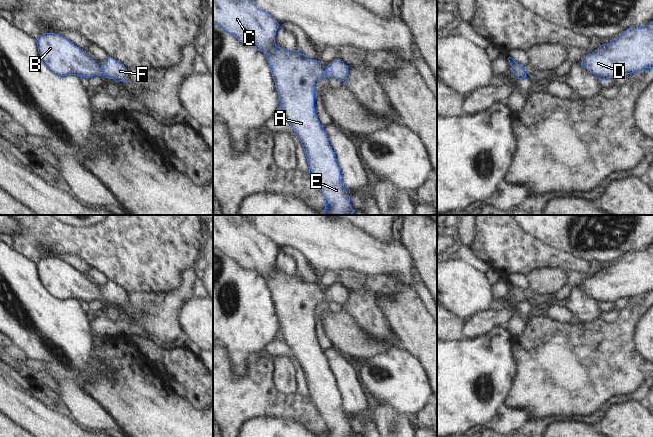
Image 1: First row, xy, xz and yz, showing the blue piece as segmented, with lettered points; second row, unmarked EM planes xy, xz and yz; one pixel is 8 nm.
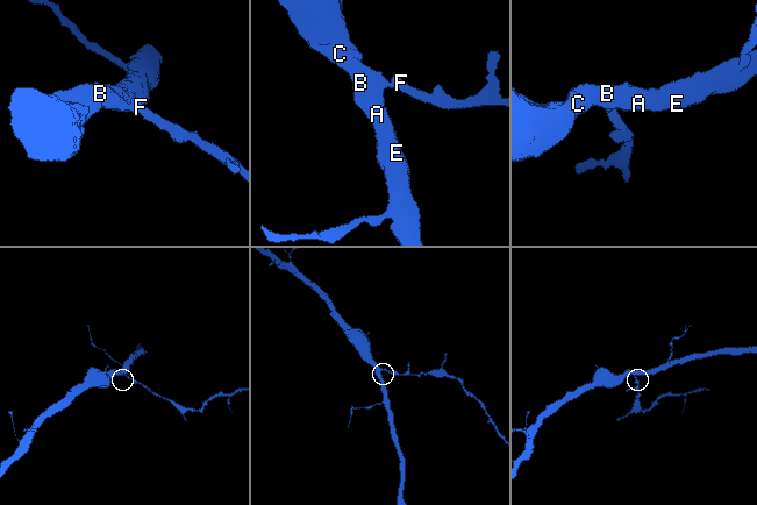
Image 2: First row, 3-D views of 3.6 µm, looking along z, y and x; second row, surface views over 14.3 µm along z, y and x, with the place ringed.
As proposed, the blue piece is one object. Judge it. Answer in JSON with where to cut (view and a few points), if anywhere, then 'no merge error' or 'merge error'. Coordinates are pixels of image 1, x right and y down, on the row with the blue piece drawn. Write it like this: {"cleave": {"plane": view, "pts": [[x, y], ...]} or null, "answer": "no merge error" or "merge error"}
{"cleave": null, "answer": "no merge error"}

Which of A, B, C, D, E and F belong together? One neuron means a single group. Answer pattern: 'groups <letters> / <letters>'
groups A B C D E F

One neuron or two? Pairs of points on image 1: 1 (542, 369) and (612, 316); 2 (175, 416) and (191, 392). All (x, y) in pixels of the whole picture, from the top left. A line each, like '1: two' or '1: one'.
1: two
2: two

